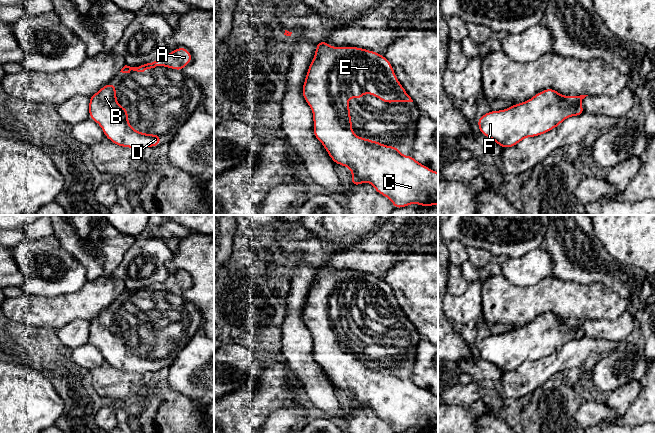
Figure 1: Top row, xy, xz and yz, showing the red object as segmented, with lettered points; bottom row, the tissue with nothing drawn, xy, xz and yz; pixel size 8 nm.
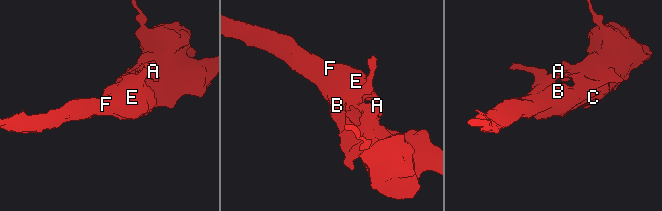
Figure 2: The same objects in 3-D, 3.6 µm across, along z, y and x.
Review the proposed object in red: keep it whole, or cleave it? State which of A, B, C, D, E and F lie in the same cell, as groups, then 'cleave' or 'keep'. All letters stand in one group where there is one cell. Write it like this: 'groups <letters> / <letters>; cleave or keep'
groups A B C D E F; keep

